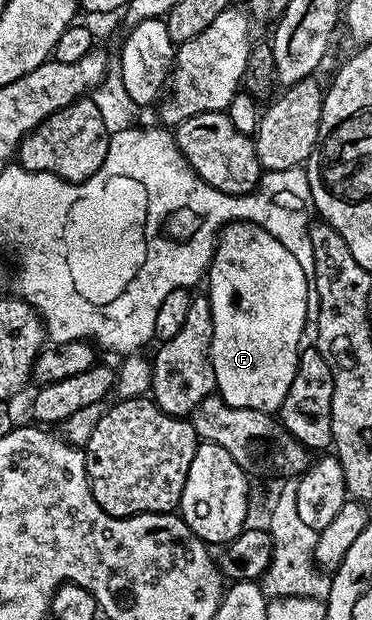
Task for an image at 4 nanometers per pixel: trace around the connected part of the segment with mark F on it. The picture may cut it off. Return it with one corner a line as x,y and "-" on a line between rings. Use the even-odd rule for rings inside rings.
234,221
218,235
218,245
214,249
214,257
210,260
208,270
209,281
210,290
208,290
208,296
212,307
212,327
214,328
214,338
210,344
210,362
214,368
214,383
217,395
222,397
224,403
236,408
256,408
267,411
281,410
284,395
288,395
288,387
298,370
298,354
304,345
302,332
306,329
306,308
309,305
311,308
312,305
312,285
304,275
304,267
300,267
300,263
296,263
296,255
292,255
292,251
288,251
288,247
284,247
284,243
277,241
271,233
262,229
259,225

